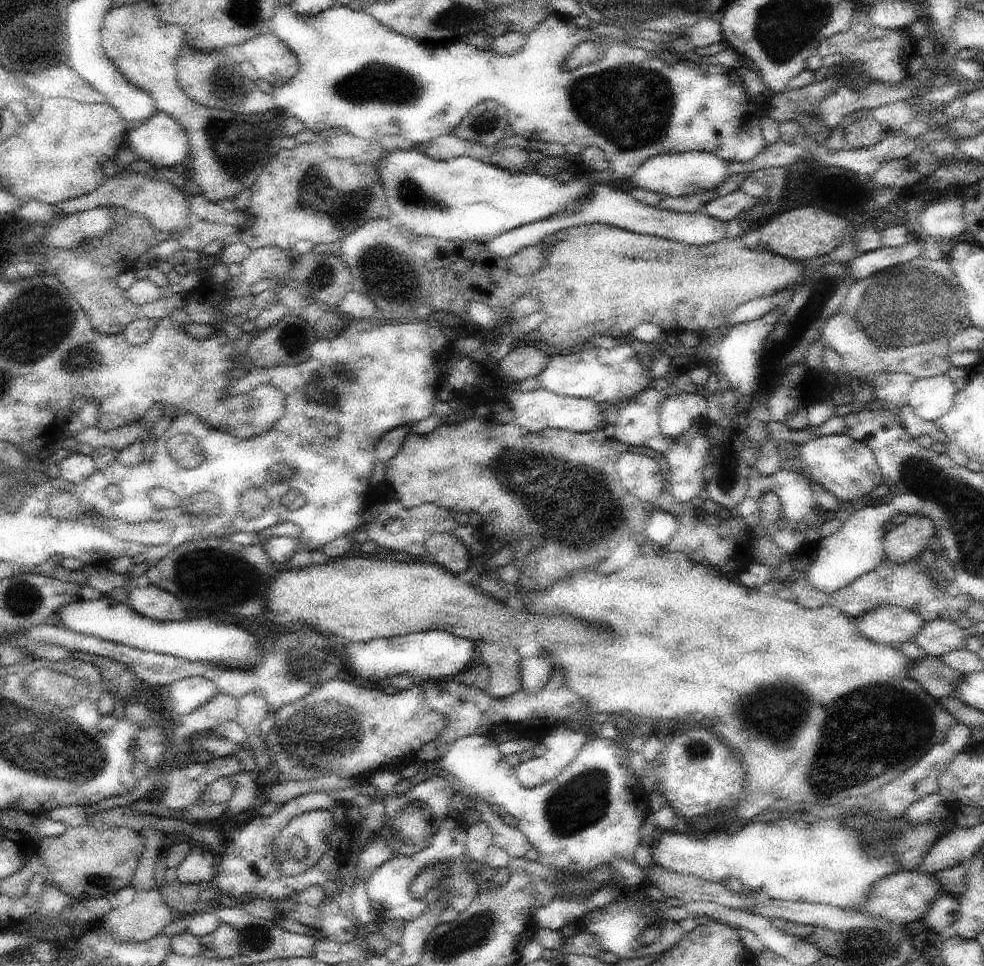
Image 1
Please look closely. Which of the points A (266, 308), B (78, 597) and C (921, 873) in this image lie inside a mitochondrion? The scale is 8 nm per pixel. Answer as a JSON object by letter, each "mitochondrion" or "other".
{"A":"other","B":"other","C":"other"}

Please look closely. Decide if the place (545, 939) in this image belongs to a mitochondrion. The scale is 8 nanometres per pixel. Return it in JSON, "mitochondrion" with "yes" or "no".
{"mitochondrion":"no"}

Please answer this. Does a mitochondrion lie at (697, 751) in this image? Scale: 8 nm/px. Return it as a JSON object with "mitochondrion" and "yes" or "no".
{"mitochondrion":"yes"}

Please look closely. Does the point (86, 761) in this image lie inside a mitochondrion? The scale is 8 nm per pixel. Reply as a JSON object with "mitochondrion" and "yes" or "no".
{"mitochondrion":"yes"}

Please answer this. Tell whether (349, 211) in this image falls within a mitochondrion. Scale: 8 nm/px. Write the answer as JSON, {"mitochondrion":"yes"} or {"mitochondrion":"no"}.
{"mitochondrion":"no"}

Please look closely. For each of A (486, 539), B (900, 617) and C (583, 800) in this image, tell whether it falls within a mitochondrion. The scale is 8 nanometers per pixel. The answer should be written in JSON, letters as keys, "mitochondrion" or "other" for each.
{"A":"other","B":"other","C":"mitochondrion"}

